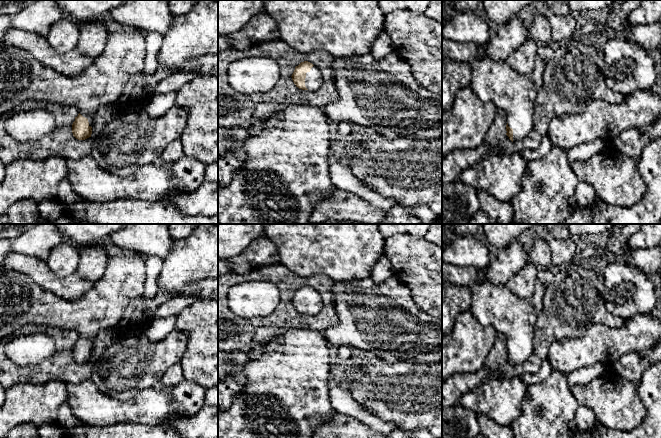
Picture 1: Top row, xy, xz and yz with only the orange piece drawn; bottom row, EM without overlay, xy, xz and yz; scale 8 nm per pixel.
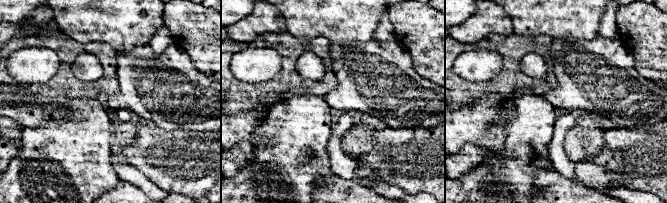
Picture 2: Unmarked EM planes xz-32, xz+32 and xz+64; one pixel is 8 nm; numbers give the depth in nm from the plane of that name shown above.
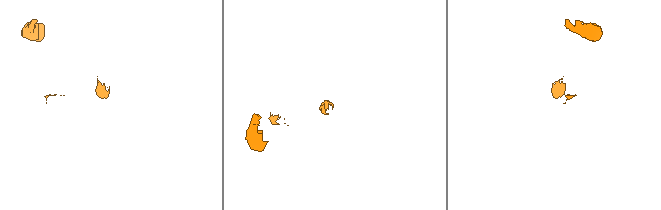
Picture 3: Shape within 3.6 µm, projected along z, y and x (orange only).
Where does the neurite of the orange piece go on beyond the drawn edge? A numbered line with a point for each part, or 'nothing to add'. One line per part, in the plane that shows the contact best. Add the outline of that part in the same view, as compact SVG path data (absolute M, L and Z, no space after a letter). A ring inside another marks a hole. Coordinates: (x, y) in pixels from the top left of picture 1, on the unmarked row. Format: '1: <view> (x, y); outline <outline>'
1: xz (314, 304); outline M313 290L309 296L306 297L305 310L310 315L317 315L323 309L323 301L318 291Z

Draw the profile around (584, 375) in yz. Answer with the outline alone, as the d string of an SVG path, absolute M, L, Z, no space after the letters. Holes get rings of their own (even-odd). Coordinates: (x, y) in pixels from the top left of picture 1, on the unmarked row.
M596 363L567 374L567 381L570 386L574 384L587 384L609 369L603 363Z

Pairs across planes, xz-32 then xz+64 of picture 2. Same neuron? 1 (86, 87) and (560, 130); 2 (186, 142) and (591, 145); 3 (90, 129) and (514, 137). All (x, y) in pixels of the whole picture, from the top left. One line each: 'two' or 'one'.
1: two
2: two
3: one

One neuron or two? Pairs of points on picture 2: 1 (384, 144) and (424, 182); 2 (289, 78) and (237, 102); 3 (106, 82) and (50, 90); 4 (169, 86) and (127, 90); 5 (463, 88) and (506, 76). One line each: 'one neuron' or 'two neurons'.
1: one neuron
2: one neuron
3: one neuron
4: one neuron
5: one neuron

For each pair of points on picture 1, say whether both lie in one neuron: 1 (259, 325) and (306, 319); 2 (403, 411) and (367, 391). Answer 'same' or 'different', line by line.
1: same
2: same

